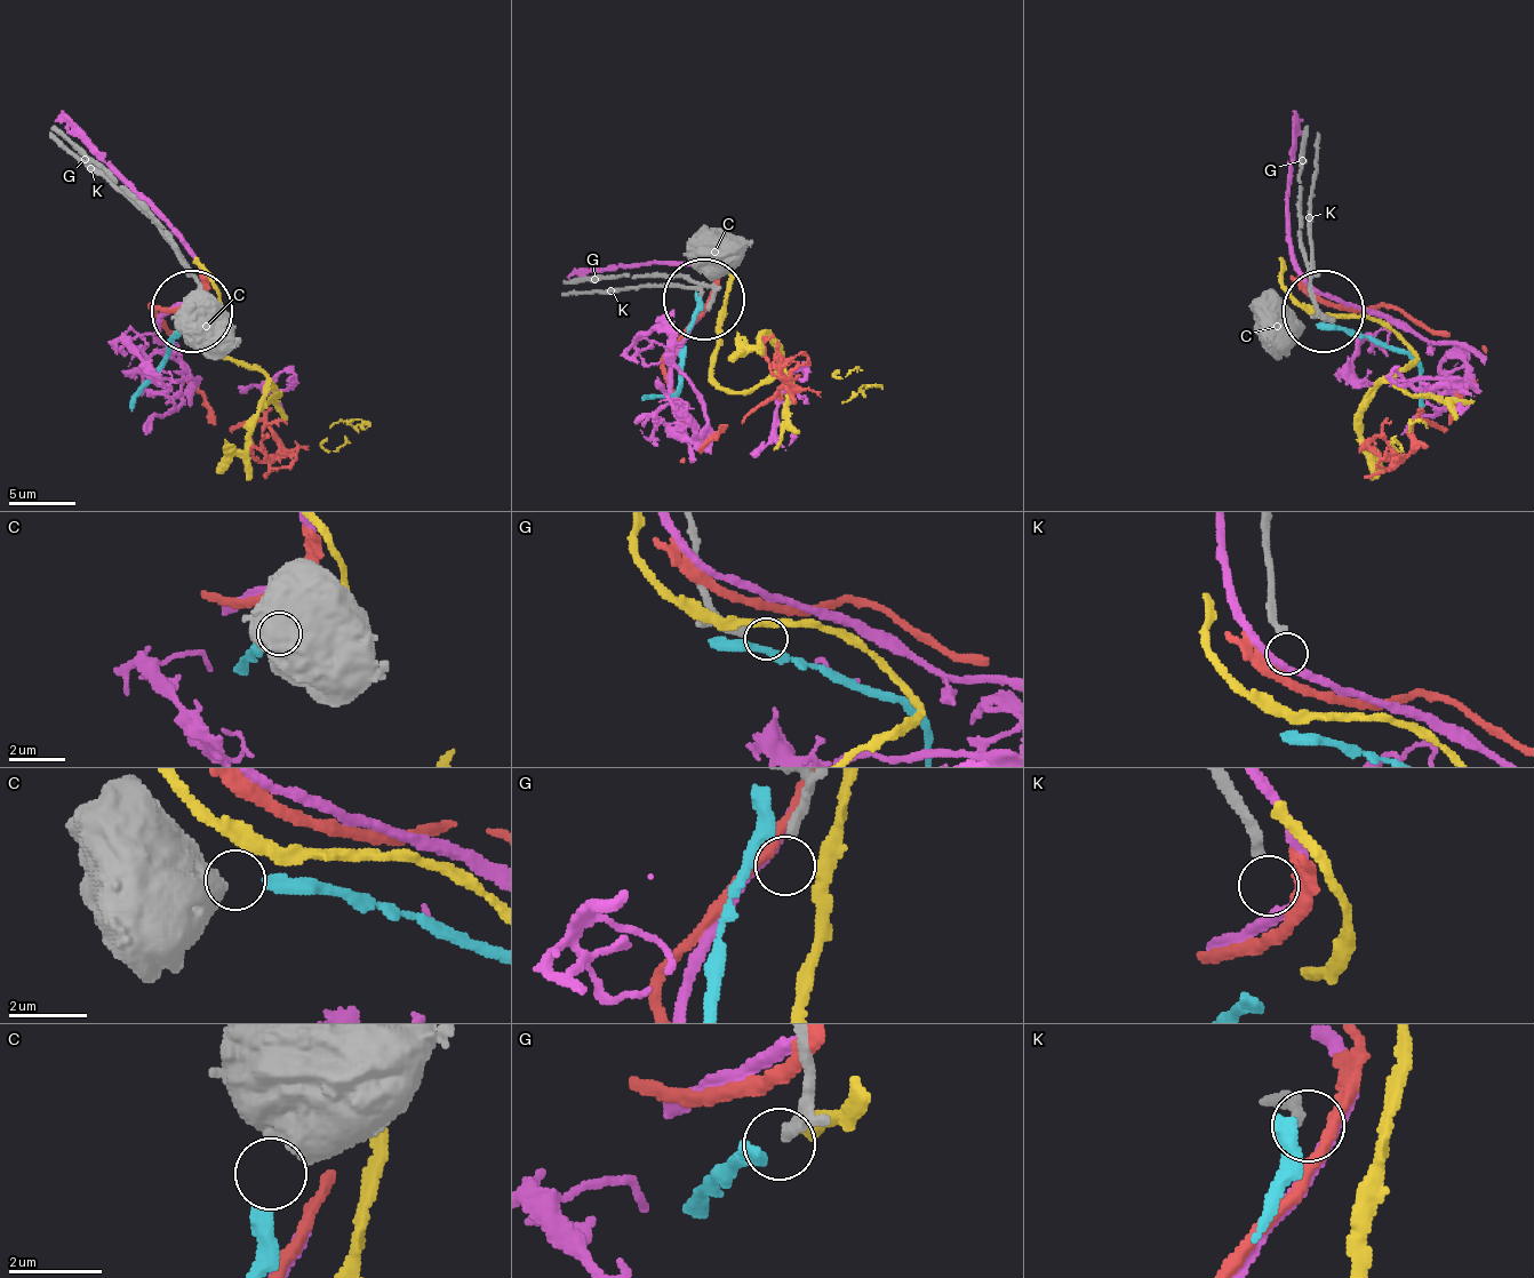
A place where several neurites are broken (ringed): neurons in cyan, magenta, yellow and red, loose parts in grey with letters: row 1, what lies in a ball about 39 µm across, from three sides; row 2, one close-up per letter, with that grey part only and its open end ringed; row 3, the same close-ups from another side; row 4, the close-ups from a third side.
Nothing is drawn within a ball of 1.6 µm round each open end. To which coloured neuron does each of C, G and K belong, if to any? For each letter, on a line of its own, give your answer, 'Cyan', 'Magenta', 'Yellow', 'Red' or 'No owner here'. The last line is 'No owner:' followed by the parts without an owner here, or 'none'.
C: Cyan
G: No owner here
K: No owner here
No owner: G, K

